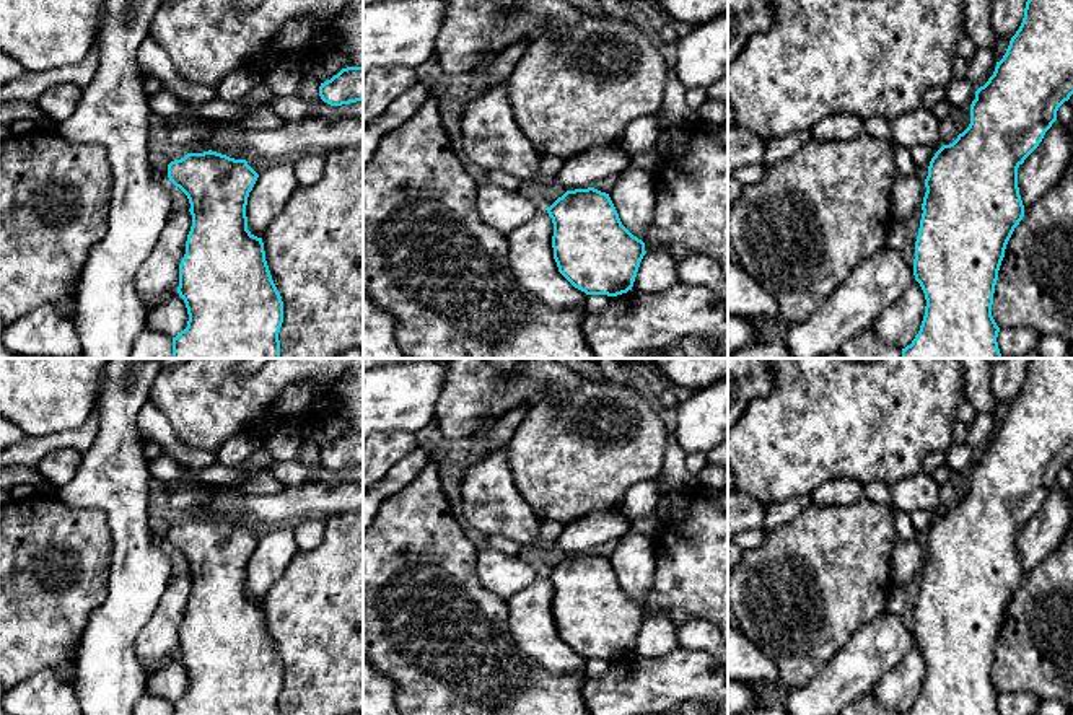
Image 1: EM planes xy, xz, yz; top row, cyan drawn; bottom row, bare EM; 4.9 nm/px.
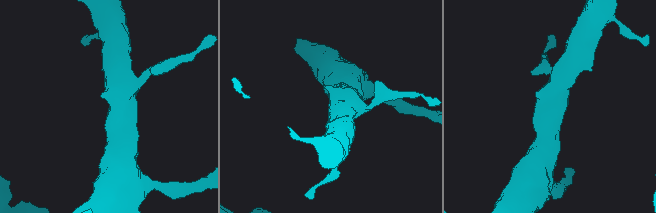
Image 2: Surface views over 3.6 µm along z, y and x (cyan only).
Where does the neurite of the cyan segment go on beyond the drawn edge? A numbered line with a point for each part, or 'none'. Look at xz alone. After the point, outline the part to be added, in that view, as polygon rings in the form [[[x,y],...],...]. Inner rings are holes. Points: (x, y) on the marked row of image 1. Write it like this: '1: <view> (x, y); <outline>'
none

